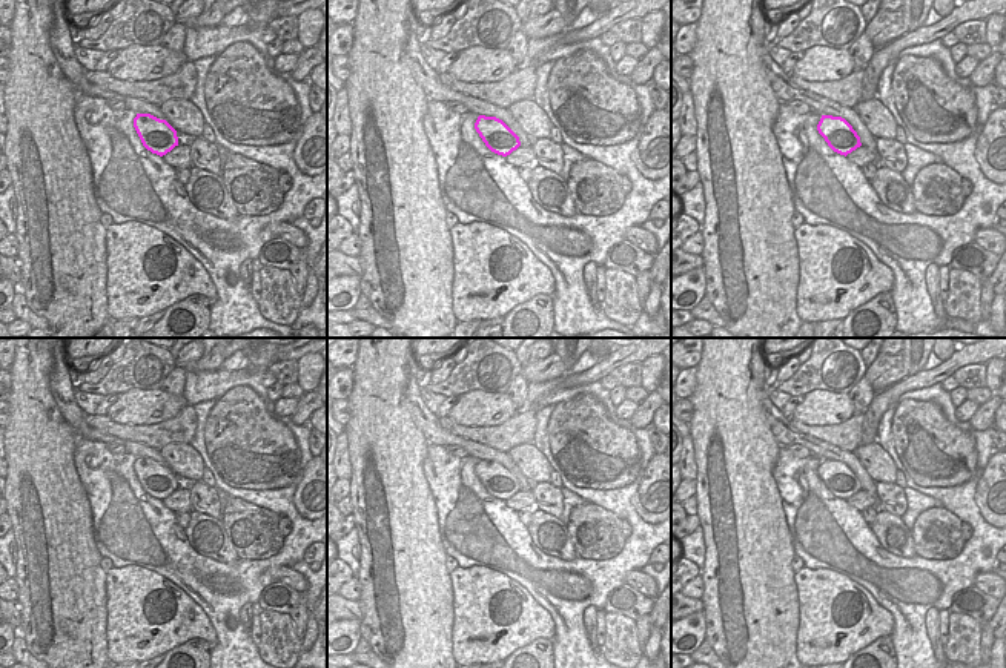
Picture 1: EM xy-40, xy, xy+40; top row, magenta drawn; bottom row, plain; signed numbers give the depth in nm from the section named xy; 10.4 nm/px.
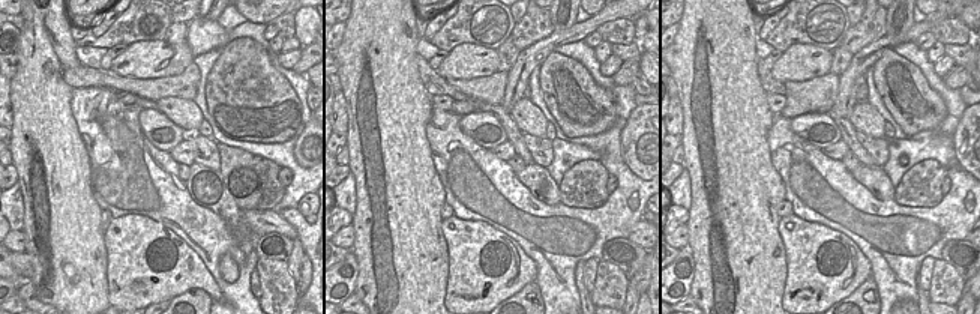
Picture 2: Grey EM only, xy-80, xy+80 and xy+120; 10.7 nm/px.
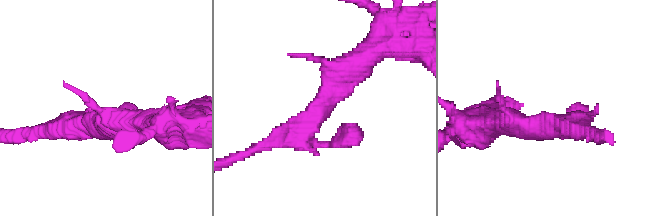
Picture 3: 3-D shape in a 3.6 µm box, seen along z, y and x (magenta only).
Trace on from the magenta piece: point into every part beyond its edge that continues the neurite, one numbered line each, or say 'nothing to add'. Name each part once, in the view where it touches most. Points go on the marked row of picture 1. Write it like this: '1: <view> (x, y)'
nothing to add

